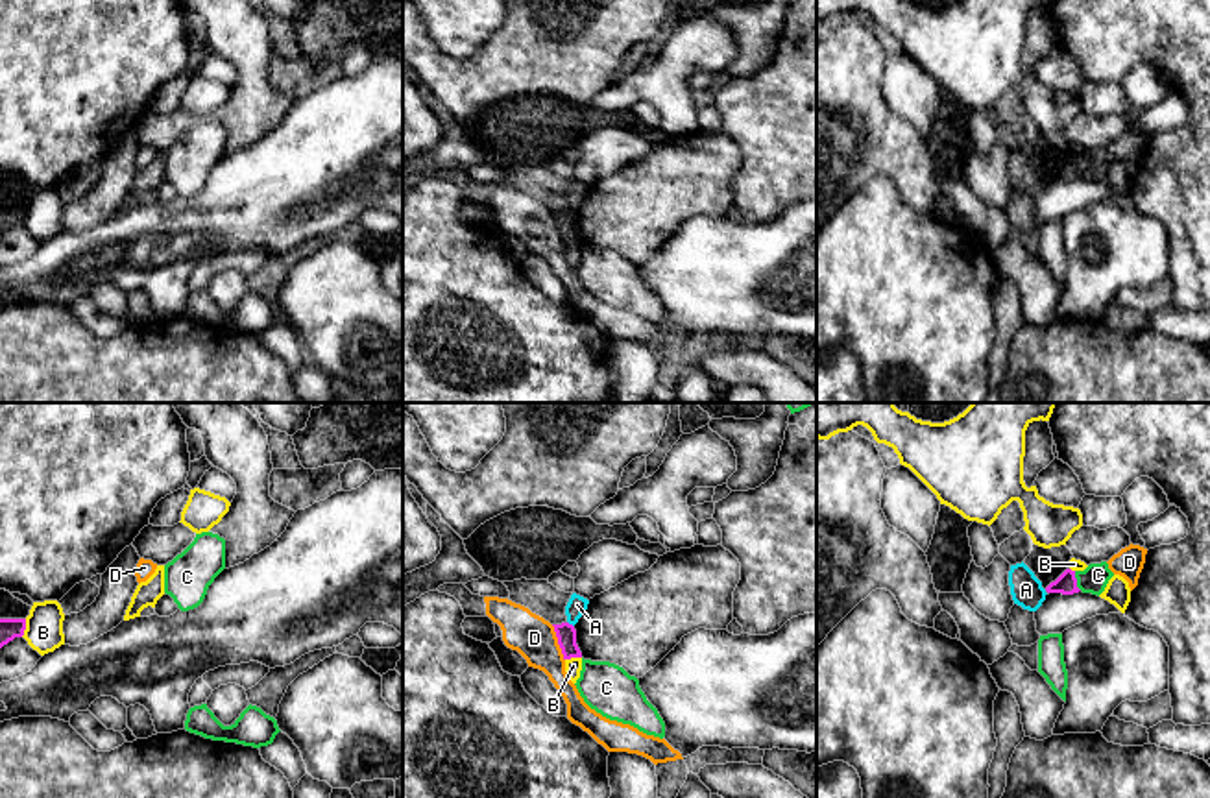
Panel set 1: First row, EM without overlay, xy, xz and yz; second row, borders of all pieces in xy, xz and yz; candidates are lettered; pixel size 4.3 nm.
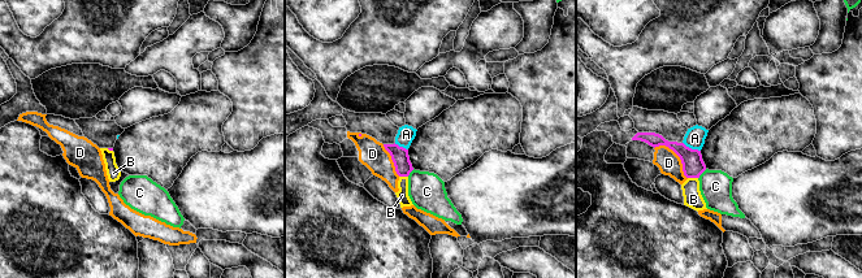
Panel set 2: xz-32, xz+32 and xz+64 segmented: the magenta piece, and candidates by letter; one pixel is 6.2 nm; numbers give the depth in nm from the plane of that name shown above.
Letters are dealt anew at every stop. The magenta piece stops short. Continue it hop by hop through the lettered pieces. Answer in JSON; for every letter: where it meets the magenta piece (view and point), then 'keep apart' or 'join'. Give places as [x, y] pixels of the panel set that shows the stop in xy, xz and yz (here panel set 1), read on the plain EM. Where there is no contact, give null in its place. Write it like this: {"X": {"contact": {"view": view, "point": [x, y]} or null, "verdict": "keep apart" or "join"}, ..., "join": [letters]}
{"A": {"contact": {"view": "xz", "point": [571, 211]}, "verdict": "keep apart"}, "B": {"contact": {"view": "xy", "point": [24, 215]}, "verdict": "keep apart"}, "C": {"contact": {"view": "yz", "point": [1076, 167]}, "verdict": "keep apart"}, "D": {"contact": {"view": "xz", "point": [558, 229]}, "verdict": "keep apart"}, "join": []}

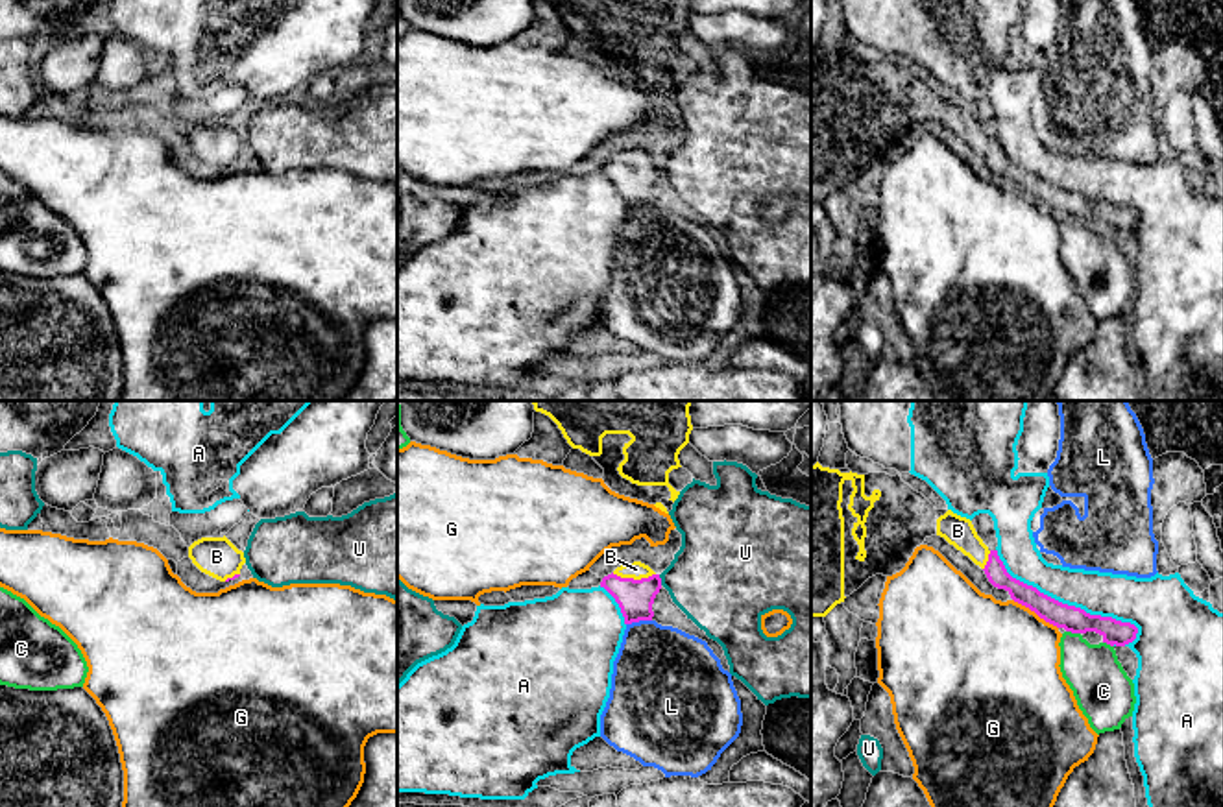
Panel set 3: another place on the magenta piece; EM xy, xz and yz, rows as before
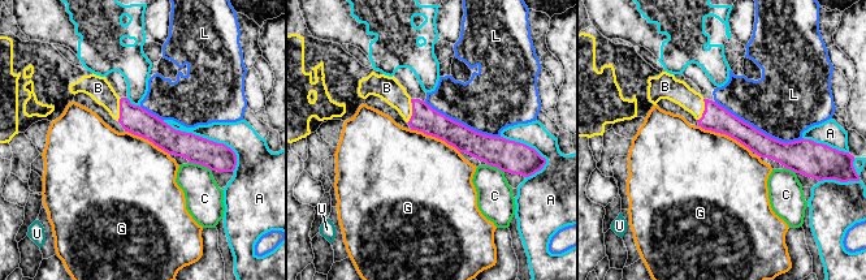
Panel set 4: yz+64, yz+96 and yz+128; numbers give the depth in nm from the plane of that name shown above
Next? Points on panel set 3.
{"A": {"contact": {"view": "yz", "point": [1066, 191]}, "verdict": "keep apart"}, "B": {"contact": {"view": "xz", "point": [632, 165]}, "verdict": "join"}, "C": {"contact": {"view": "yz", "point": [1074, 218]}, "verdict": "keep apart"}, "G": {"contact": {"view": "yz", "point": [1035, 198]}, "verdict": "keep apart"}, "L": {"contact": {"view": "xz", "point": [638, 207]}, "verdict": "keep apart"}, "U": {"contact": {"view": "xz", "point": [660, 167]}, "verdict": "keep apart"}, "join": ["B"]}

